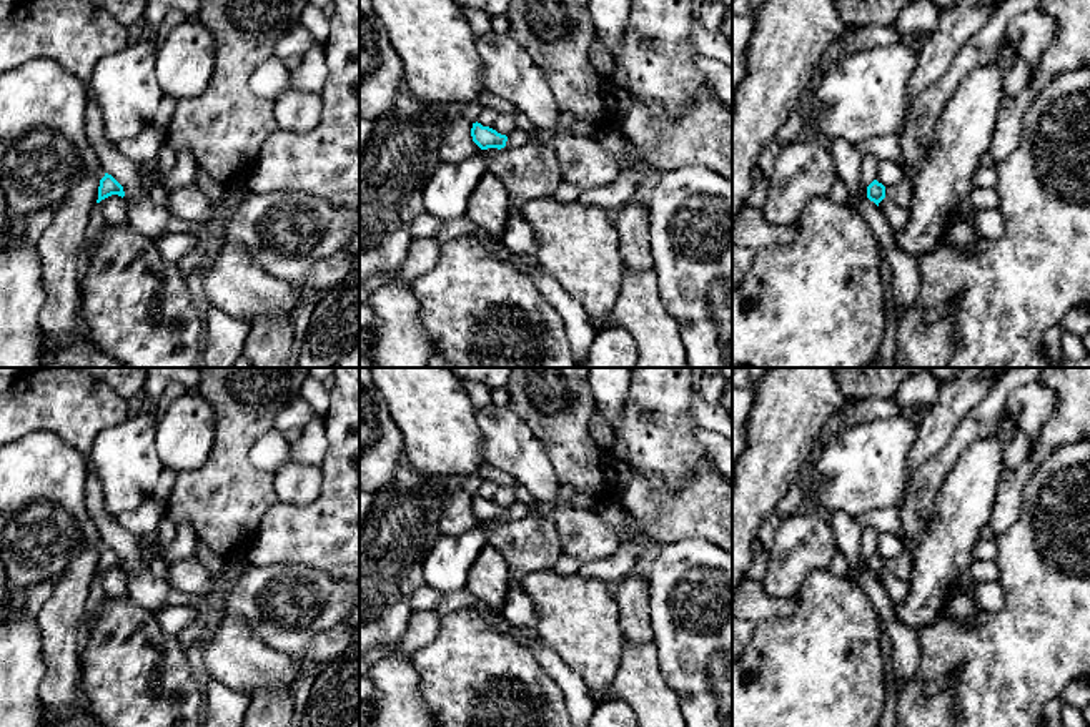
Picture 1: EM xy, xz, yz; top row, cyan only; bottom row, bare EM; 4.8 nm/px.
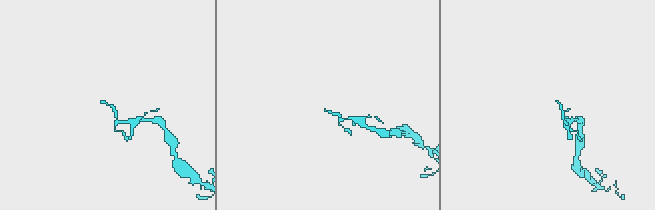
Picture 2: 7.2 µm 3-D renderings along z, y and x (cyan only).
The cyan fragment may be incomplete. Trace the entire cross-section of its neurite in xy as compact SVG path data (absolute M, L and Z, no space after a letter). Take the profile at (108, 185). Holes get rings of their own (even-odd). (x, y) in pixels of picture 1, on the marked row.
M50 58L0 73L0 188L10 213L27 216L60 203L85 176L100 180L97 203L111 195L125 196L87 136L87 103L85 85Z

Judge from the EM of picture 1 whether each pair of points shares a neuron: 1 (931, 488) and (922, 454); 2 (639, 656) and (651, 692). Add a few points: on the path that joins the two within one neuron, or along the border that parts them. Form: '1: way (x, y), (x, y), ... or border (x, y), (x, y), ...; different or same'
1: border (952, 436), (909, 479); different
2: way (639, 664), (639, 681), (643, 684); same

